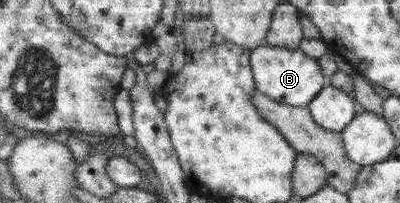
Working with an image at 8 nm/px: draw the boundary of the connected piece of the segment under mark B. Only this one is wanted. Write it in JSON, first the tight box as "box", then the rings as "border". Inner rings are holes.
{"box":[252,43,327,107],"border":[[[268,43],[254,48],[252,69],[255,73],[257,90],[278,103],[294,107],[309,107],[327,83],[319,61],[300,48],[293,50]]]}

